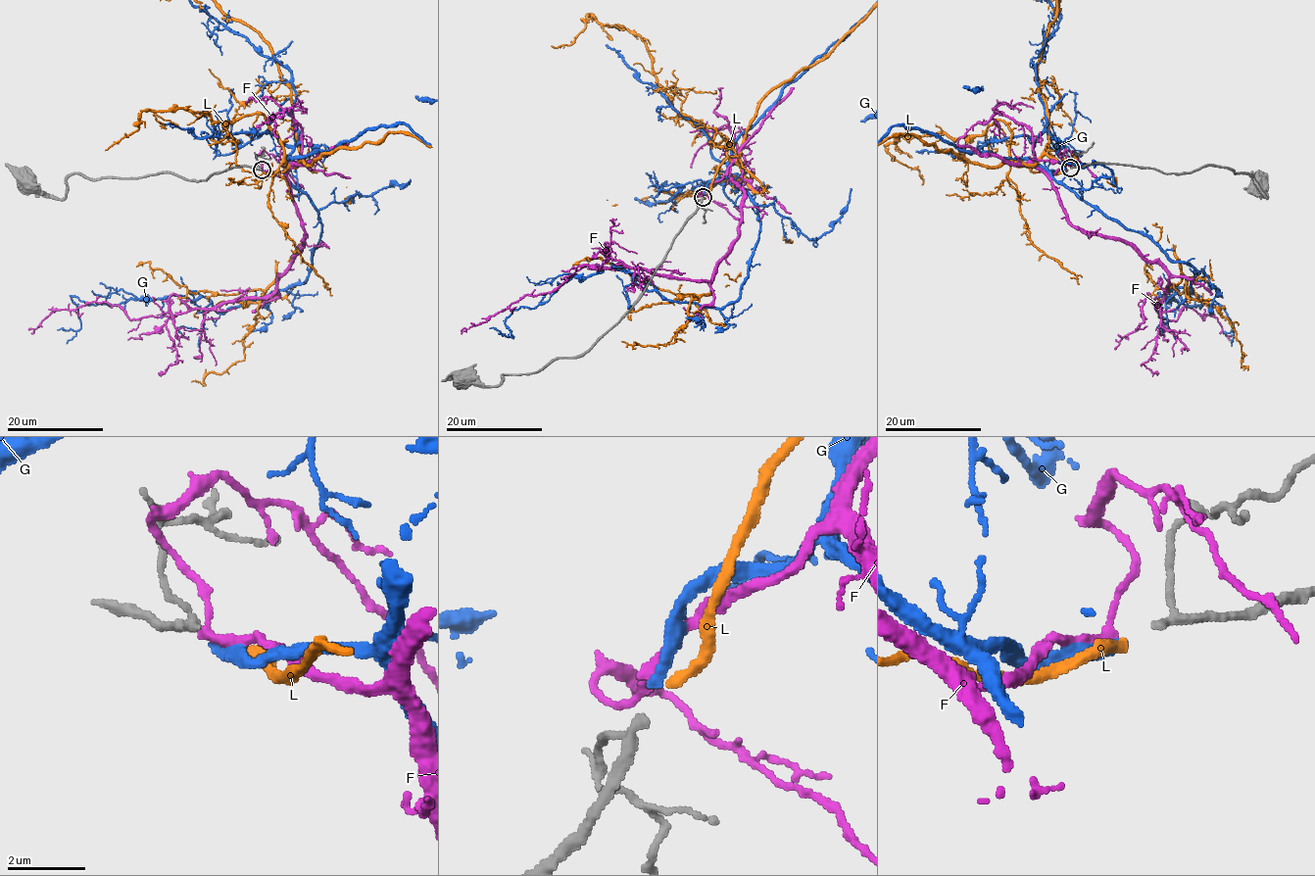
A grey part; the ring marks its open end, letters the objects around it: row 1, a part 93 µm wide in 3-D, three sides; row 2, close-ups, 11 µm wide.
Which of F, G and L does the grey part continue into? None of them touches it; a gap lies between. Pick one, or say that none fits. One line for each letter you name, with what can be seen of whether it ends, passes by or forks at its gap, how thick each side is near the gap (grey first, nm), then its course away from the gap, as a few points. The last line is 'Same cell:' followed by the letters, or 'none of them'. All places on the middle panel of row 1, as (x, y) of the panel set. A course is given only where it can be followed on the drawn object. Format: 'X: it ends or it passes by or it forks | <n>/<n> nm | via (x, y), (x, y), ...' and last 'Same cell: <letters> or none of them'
L: it ends | 170/260 nm
Same cell: L

